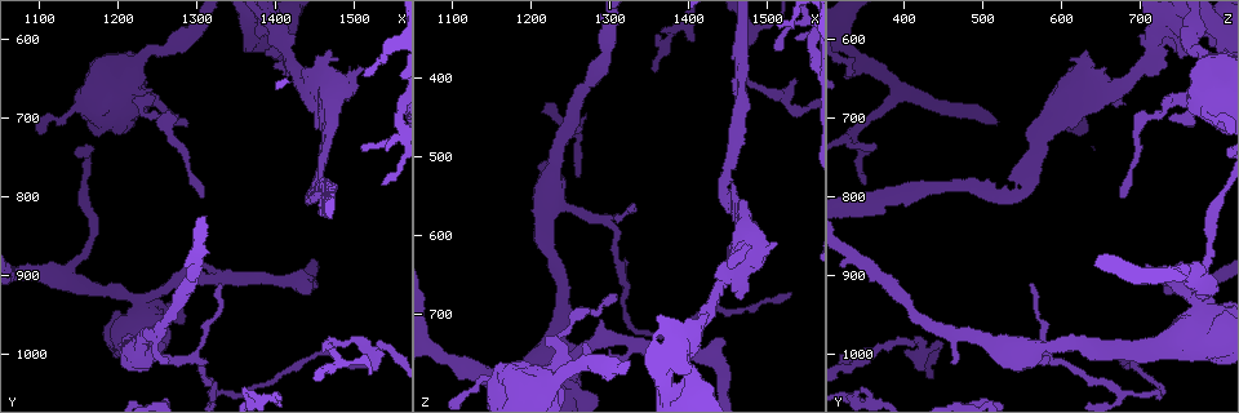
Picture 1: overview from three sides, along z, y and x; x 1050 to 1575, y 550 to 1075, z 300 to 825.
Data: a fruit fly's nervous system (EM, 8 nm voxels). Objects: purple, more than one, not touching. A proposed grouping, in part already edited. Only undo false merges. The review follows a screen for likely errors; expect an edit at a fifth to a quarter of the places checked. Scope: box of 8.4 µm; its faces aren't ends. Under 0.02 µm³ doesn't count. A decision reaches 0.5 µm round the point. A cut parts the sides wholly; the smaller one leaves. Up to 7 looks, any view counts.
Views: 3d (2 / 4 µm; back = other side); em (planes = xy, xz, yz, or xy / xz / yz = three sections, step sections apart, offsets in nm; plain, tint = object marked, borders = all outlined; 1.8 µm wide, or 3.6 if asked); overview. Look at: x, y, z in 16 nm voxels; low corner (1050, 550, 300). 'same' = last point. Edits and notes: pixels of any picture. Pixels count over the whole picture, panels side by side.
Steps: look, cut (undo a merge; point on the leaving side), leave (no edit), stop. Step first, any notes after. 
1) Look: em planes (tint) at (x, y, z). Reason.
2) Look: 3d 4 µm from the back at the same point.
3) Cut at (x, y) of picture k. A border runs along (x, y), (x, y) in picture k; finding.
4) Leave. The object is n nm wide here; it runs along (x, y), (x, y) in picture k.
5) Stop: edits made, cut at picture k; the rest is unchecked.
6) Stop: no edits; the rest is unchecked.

Look: em xy step 16 (tint) at (1445, 790, 560). Sharp bend.

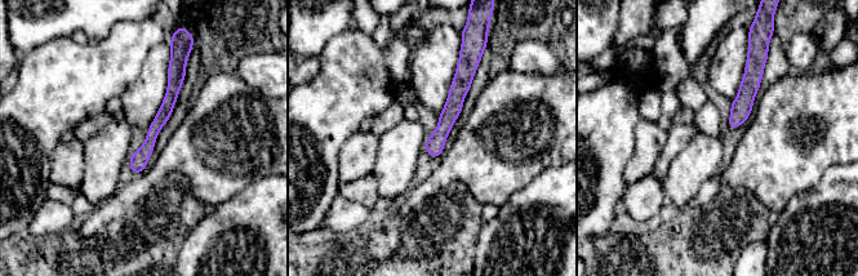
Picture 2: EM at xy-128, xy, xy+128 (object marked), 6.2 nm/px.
Look: em yz step 8 (tint) at the same point.

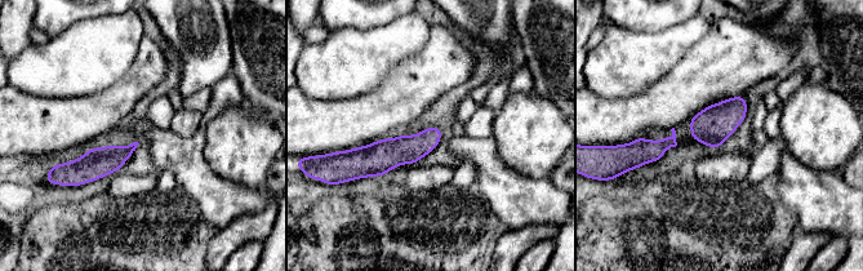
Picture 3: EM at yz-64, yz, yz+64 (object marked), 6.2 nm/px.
Leave. The object is 80 nm wide here; it runs along (437, 132), (412, 149), (356, 154) in picture 3; all the same neuron.

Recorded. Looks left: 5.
Look: 3d 2 µm at (1235, 680, 760). Arms part here.

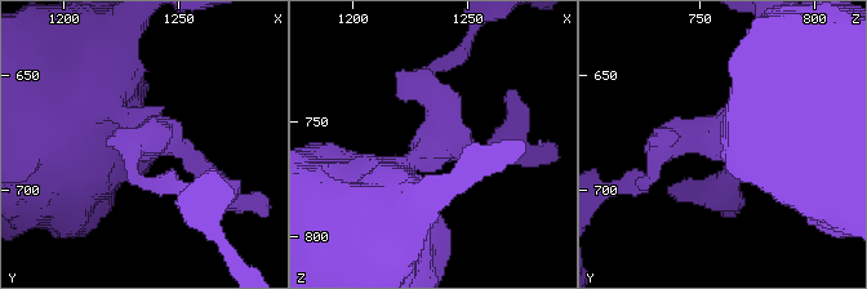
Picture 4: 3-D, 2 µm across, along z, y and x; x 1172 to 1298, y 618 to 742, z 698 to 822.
Look: em 3.6 µm planes (borders) at (1237, 678, 758).

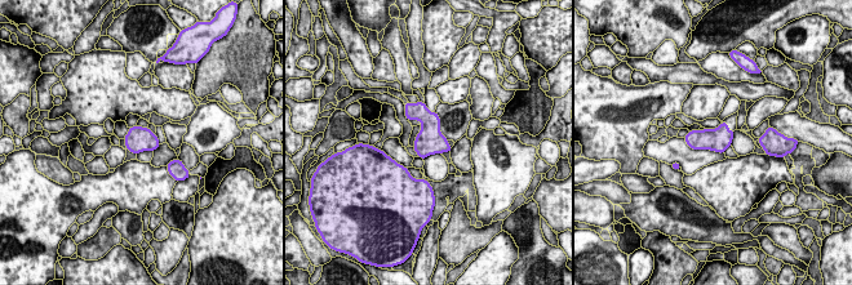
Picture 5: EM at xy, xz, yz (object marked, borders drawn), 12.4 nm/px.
Leave. The object is 300 nm wide here; all the same neuron.

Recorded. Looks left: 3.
Look: em planes (plain) at (1235, 955, 780).

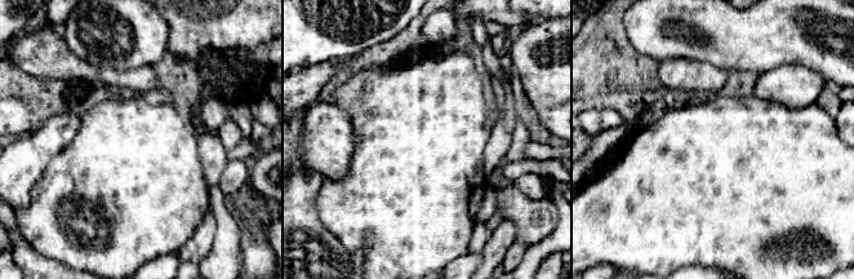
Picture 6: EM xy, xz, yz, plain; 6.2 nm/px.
Look: em planes (tint) at the same point. Where the object lies.

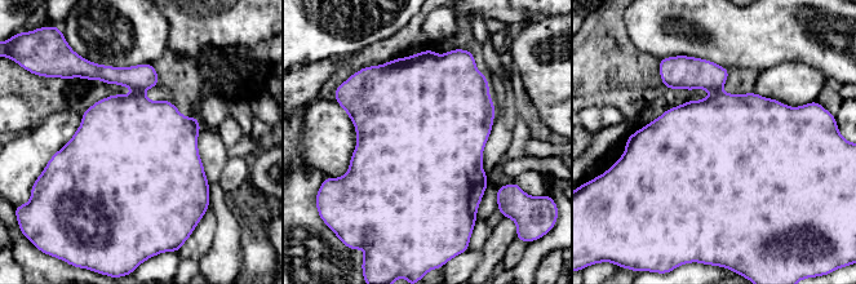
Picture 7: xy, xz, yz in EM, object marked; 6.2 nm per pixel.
Cut at (687, 72) of picture 7. The object is 850 nm wide here; a border runs along (719, 89), (713, 93) in picture 7; a second neuron is stuck on.

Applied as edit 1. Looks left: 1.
Stop: edits made, cut at picture 7; the rest is unchecked.

